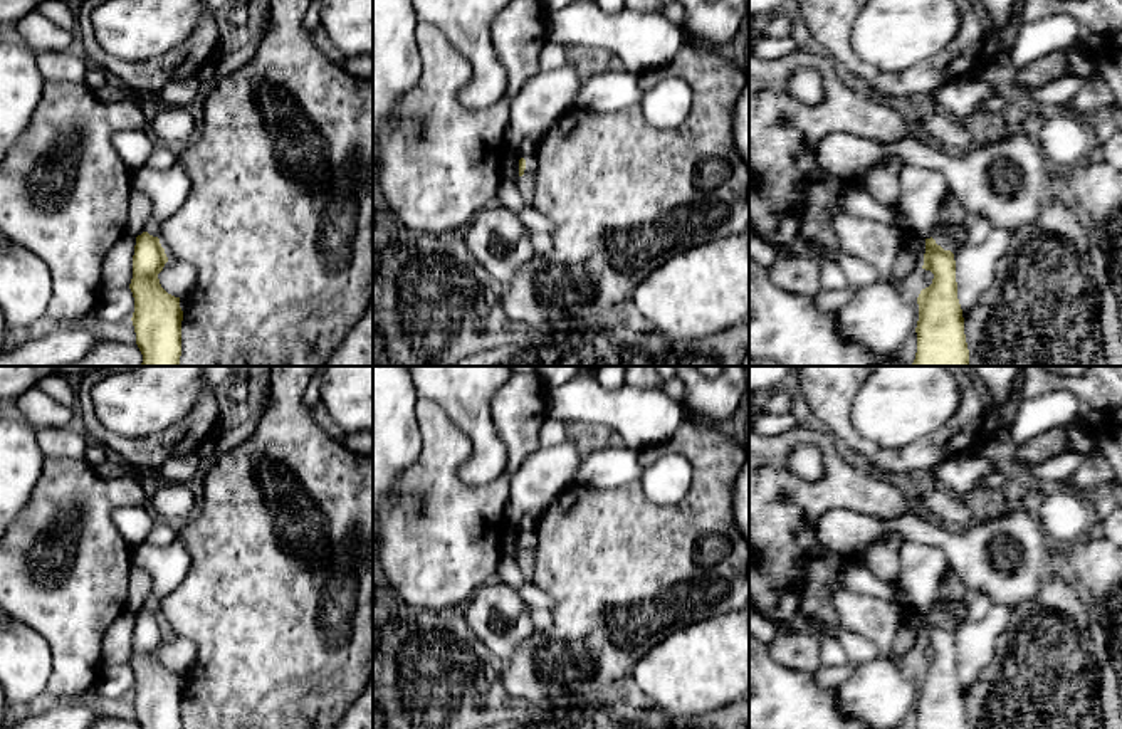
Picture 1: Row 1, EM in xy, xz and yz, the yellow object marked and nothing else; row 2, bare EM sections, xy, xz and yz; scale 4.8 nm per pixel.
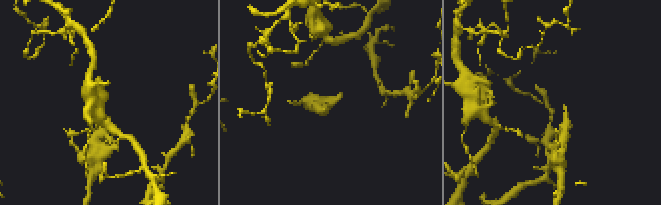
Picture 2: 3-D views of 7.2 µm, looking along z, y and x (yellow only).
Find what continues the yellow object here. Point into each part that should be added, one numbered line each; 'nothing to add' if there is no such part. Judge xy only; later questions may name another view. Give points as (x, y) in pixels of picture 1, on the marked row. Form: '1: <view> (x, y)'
1: xy (167, 190)

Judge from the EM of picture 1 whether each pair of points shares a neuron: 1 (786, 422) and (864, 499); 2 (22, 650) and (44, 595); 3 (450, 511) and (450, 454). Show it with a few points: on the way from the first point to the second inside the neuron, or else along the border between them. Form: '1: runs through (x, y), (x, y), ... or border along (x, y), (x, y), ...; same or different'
1: border along (766, 434), (780, 435); different
2: border along (17, 620), (42, 637), (49, 647), (49, 664); different
3: runs through (450, 498), (449, 467); same

